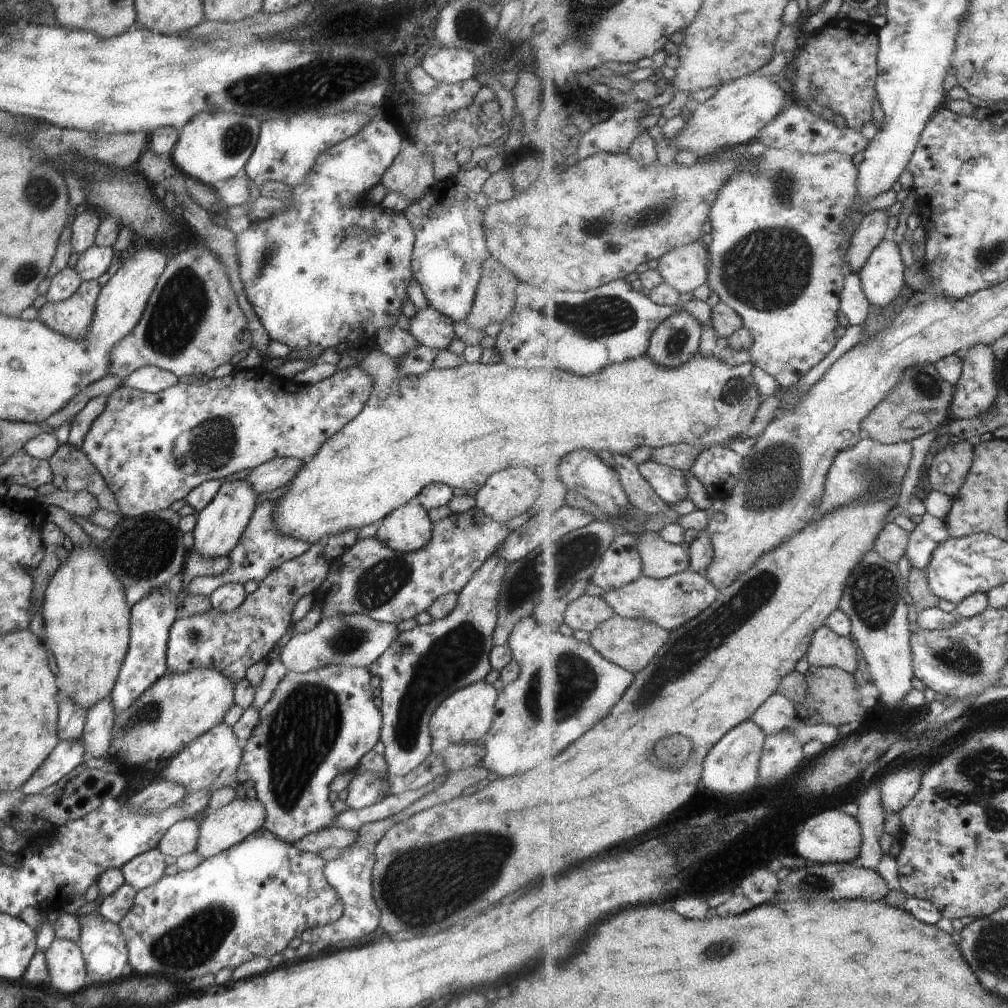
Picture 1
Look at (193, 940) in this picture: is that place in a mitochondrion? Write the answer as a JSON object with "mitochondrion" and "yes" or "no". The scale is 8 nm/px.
{"mitochondrion":"yes"}

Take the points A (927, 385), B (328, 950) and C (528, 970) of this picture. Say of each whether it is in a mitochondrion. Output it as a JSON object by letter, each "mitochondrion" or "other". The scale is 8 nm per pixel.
{"A":"mitochondrion","B":"other","C":"other"}

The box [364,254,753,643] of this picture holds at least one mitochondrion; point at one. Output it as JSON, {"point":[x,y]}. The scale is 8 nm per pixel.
{"point":[570,559]}

